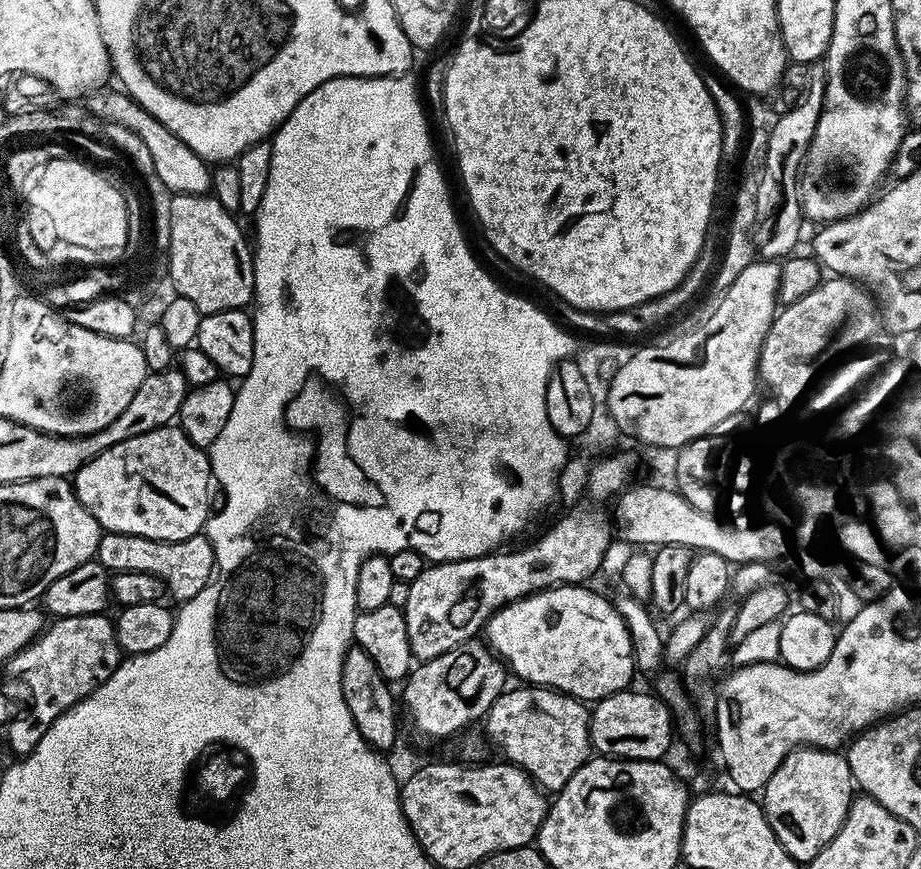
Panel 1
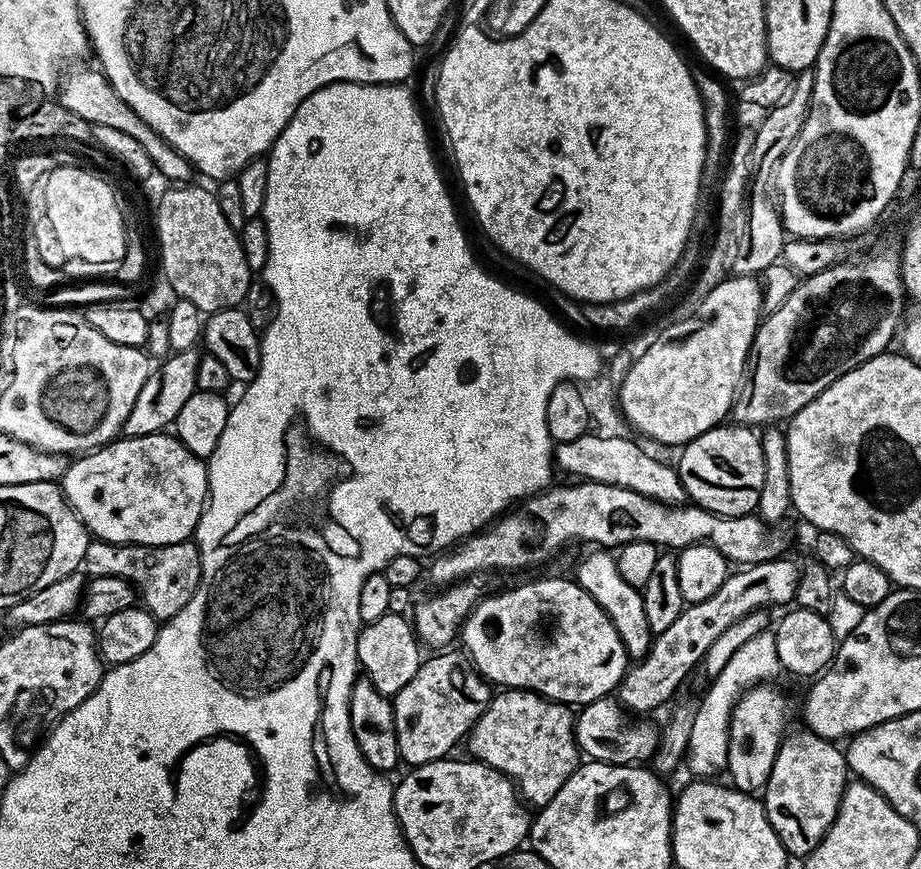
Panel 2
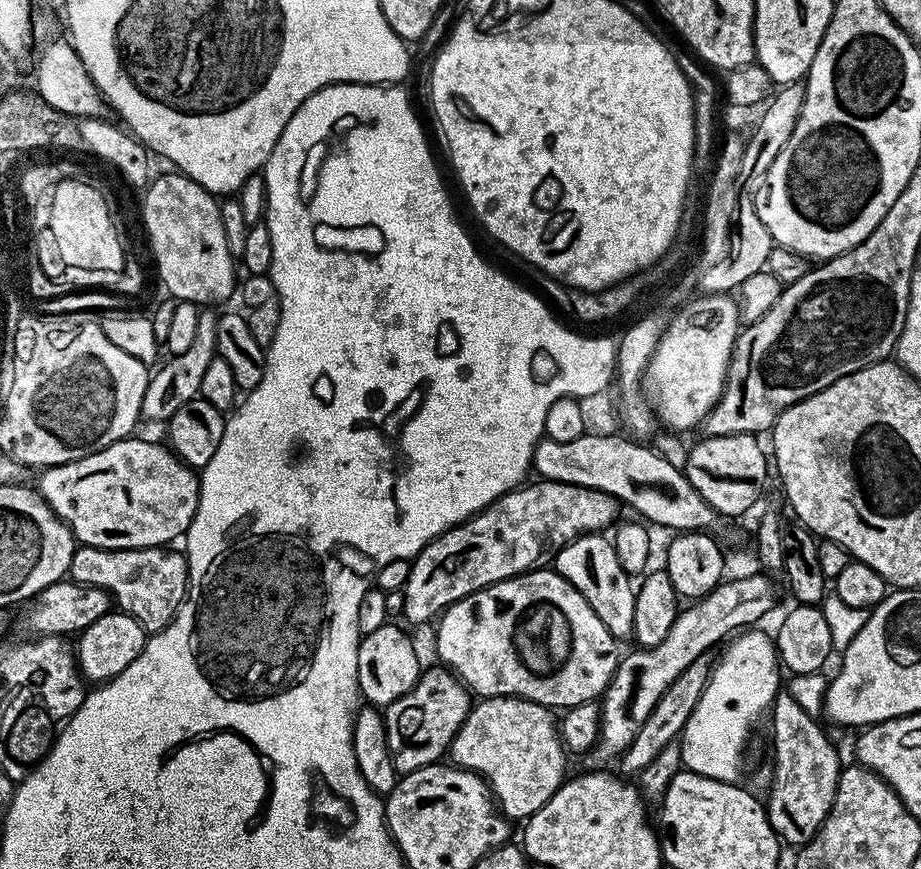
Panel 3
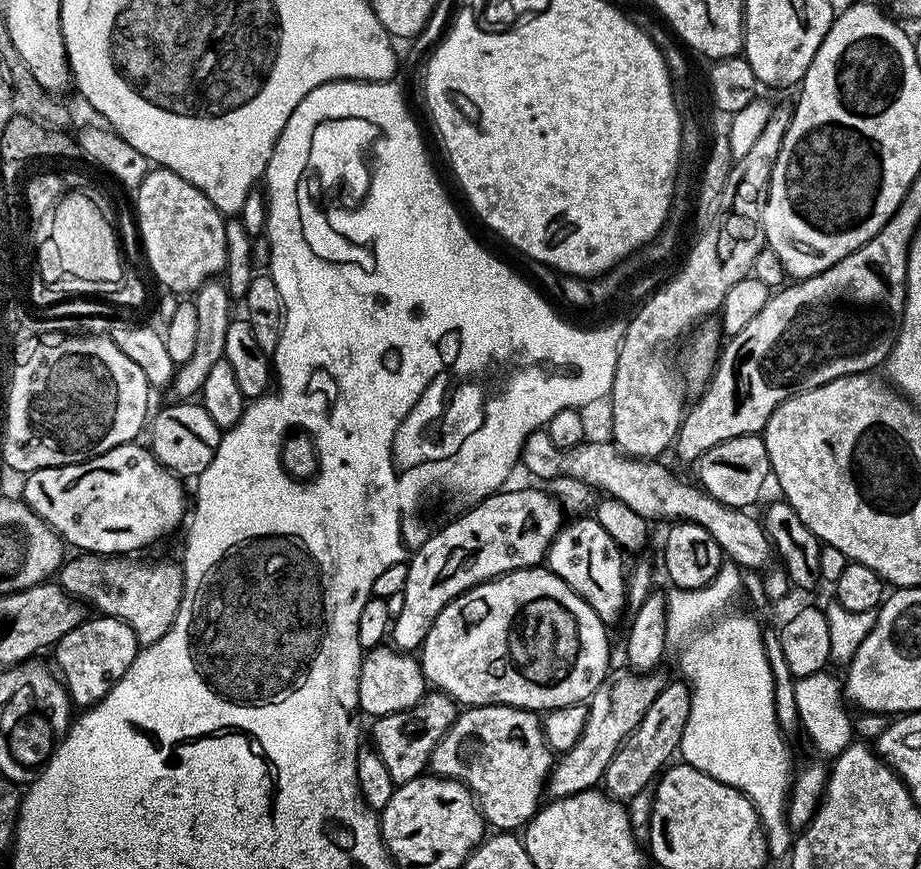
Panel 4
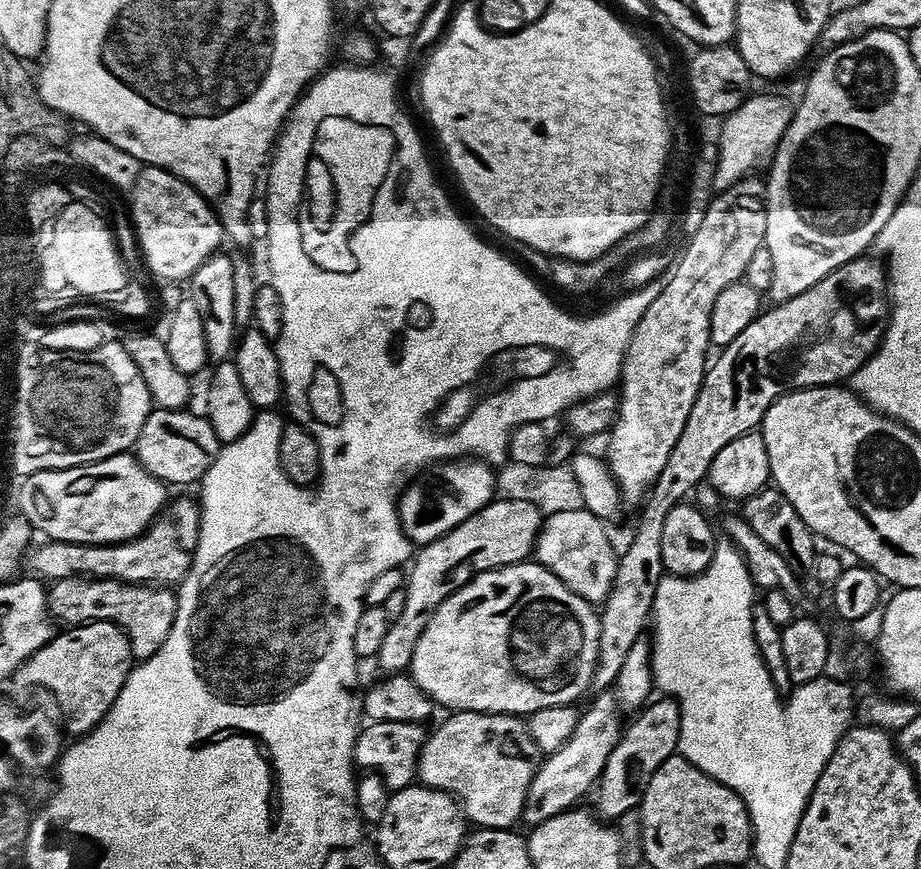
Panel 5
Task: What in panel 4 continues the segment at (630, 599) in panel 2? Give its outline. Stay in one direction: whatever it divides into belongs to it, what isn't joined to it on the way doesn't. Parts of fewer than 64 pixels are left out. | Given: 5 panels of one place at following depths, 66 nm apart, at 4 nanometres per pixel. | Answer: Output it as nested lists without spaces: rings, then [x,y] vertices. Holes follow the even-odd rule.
[[[580,516],[576,521],[565,523],[558,535],[552,540],[548,548],[546,566],[549,571],[562,578],[575,593],[577,593],[591,609],[599,616],[599,620],[606,626],[612,626],[620,616],[620,612],[625,611],[627,605],[627,575],[626,563],[624,564],[624,552],[622,548],[612,540],[606,528],[592,516]]]

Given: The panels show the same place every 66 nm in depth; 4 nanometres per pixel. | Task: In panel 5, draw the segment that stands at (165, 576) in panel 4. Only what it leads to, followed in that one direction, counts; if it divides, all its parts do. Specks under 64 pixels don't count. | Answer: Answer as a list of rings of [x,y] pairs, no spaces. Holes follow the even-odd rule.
[[[67,576],[51,581],[48,593],[48,610],[61,625],[75,626],[101,620],[116,624],[126,634],[137,661],[148,660],[166,642],[170,626],[176,617],[177,593],[168,586],[155,584],[127,584],[124,580],[111,580],[108,576]]]

